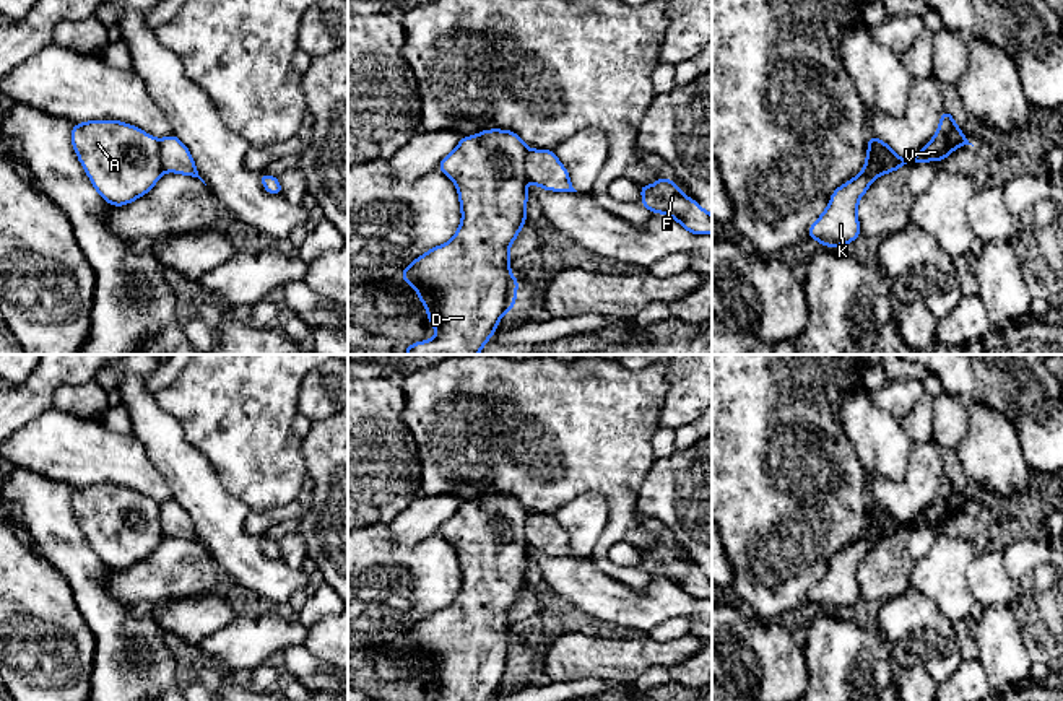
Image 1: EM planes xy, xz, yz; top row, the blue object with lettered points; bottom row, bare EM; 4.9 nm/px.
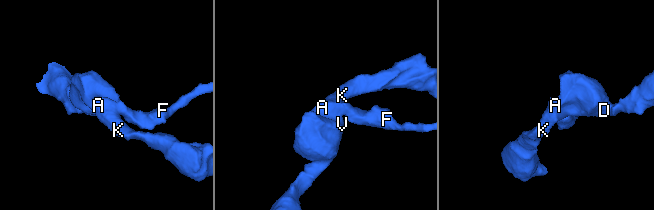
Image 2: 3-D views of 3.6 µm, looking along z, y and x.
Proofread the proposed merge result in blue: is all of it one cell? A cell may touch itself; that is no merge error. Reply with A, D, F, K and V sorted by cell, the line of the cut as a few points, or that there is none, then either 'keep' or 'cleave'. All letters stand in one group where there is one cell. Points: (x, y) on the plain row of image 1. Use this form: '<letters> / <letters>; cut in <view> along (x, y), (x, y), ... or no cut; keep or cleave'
A D K V / F; cut in yz along (868, 509), (878, 524), (889, 534), (894, 534); cleave

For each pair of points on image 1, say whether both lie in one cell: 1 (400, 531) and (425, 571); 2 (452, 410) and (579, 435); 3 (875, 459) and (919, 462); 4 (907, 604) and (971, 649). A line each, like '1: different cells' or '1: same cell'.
1: different cells
2: same cell
3: different cells
4: different cells

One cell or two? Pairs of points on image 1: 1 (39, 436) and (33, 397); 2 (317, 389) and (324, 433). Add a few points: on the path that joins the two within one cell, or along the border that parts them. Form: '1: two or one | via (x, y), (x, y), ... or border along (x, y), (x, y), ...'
1: two | border along (51, 407), (17, 431)
2: two | border along (330, 415), (312, 422)

